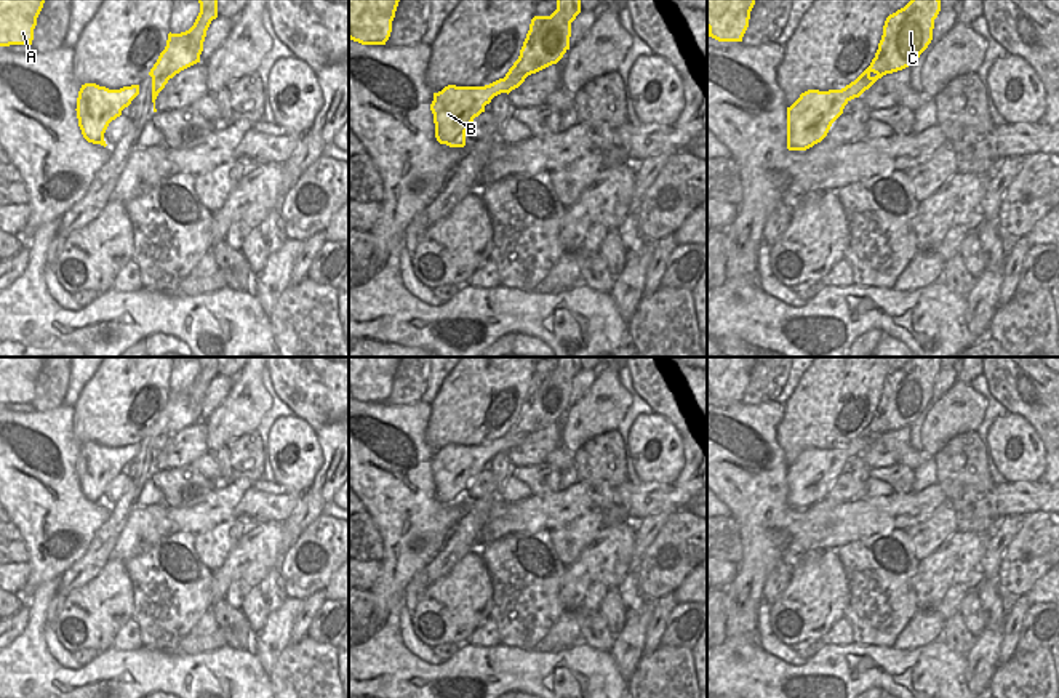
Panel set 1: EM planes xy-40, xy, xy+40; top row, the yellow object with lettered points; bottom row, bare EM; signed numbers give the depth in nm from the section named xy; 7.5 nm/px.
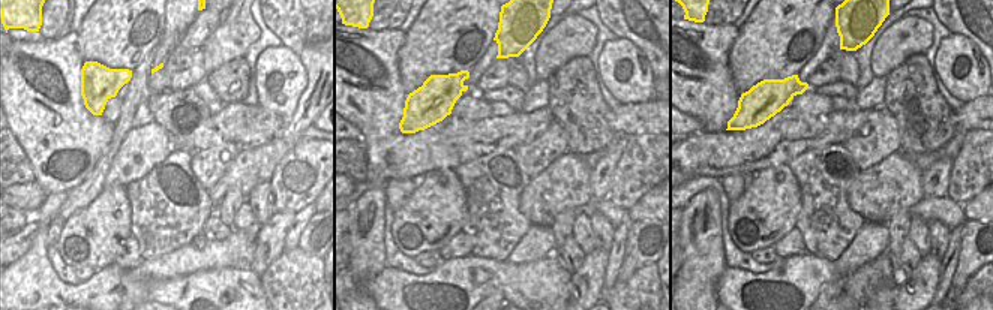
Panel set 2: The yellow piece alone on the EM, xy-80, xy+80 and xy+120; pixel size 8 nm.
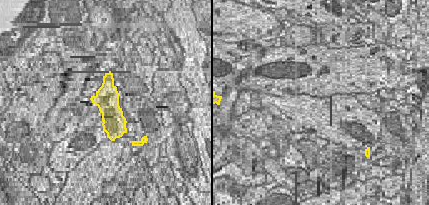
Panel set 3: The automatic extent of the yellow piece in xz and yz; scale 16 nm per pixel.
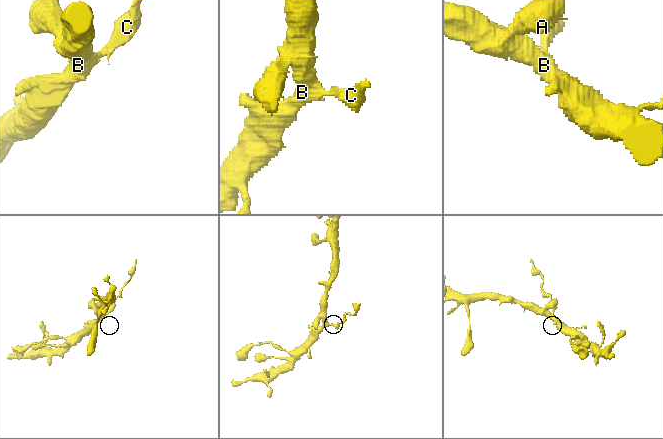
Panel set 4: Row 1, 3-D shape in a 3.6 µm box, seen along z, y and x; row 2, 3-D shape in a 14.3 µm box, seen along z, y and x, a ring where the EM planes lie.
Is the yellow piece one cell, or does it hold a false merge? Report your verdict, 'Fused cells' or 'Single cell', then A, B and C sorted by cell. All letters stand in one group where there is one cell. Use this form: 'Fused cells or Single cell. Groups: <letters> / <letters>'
Fused cells. Groups: A B / C

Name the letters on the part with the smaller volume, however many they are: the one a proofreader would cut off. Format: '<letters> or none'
C

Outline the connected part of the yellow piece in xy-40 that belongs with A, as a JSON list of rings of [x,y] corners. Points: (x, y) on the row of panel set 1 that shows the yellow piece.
[[[0,0],[0,46],[32,45],[45,0]]]

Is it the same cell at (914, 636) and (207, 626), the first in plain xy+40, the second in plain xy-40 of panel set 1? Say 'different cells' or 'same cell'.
same cell

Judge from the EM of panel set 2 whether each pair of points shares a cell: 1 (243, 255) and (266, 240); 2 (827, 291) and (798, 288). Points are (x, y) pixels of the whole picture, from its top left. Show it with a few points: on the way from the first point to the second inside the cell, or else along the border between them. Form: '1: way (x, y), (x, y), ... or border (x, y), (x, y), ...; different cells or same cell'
1: border (255, 241), (251, 268); different cells
2: border (833, 262), (834, 277), (818, 294); different cells

